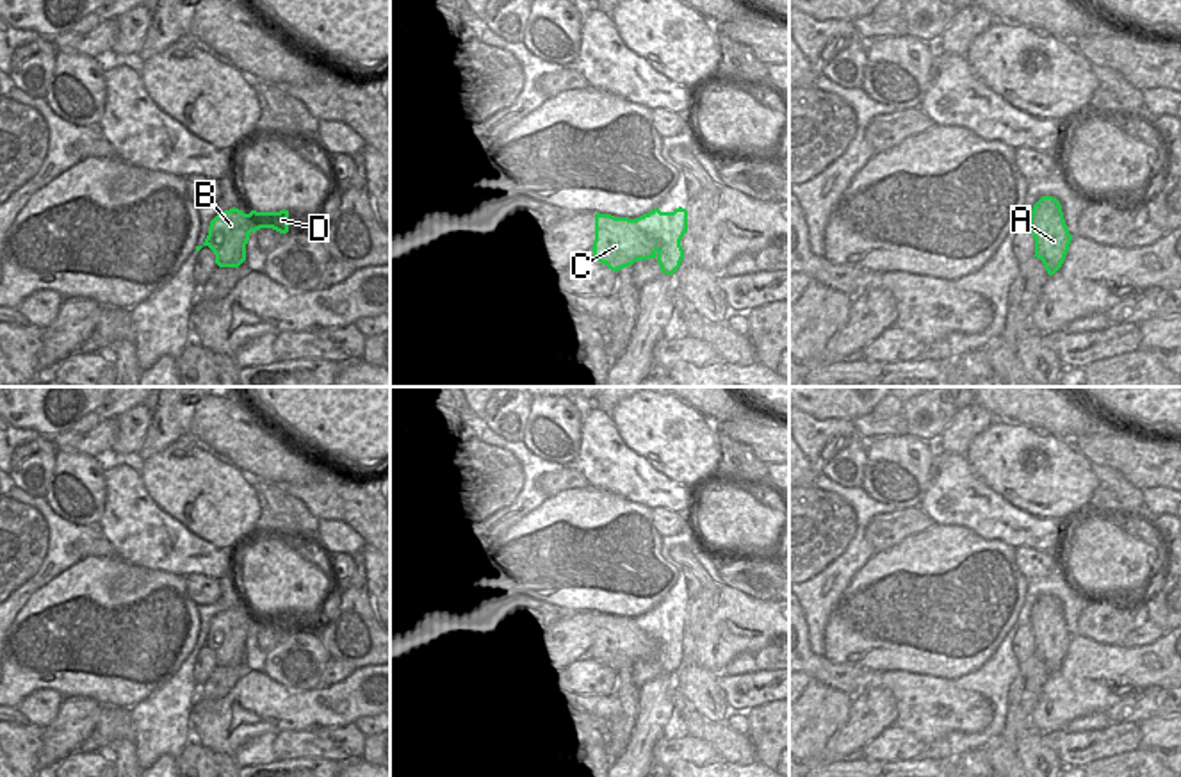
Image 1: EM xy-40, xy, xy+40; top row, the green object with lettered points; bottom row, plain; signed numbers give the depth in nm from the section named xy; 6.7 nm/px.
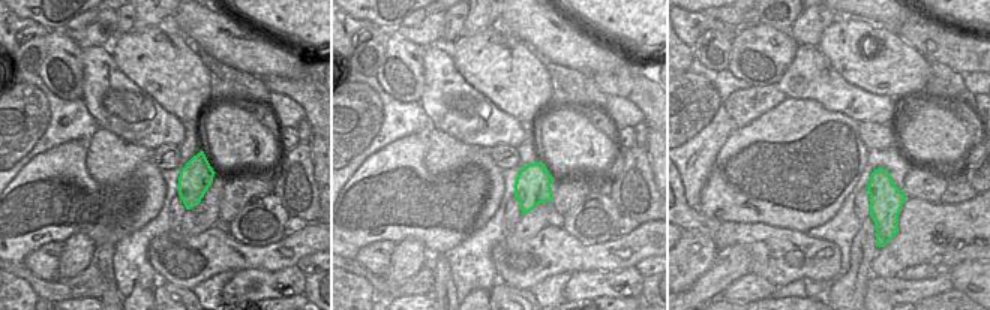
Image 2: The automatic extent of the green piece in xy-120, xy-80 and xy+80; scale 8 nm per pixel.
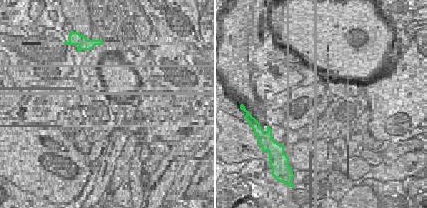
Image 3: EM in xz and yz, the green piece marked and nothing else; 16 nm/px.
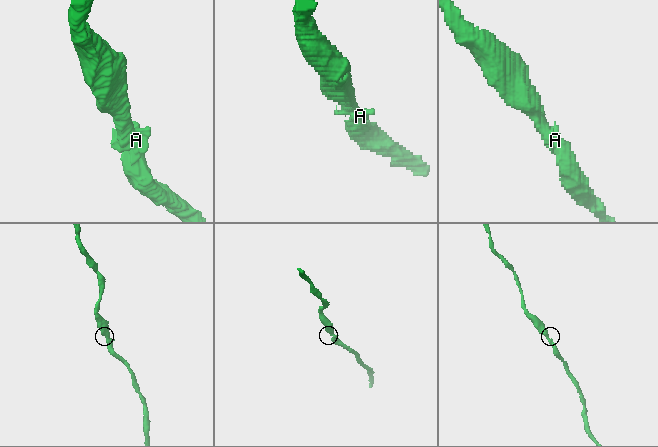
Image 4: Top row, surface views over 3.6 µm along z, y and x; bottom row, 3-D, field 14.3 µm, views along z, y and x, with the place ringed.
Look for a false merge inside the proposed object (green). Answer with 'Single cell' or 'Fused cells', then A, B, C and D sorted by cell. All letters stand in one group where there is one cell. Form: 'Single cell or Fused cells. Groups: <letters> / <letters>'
Single cell. Groups: A B C D.

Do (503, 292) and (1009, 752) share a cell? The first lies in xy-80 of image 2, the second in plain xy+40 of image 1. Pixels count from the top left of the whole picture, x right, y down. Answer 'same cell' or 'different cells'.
different cells

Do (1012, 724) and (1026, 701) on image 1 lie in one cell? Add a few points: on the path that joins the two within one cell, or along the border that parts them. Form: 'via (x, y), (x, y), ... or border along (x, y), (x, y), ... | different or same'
via (1018, 719), (1021, 706) | same

